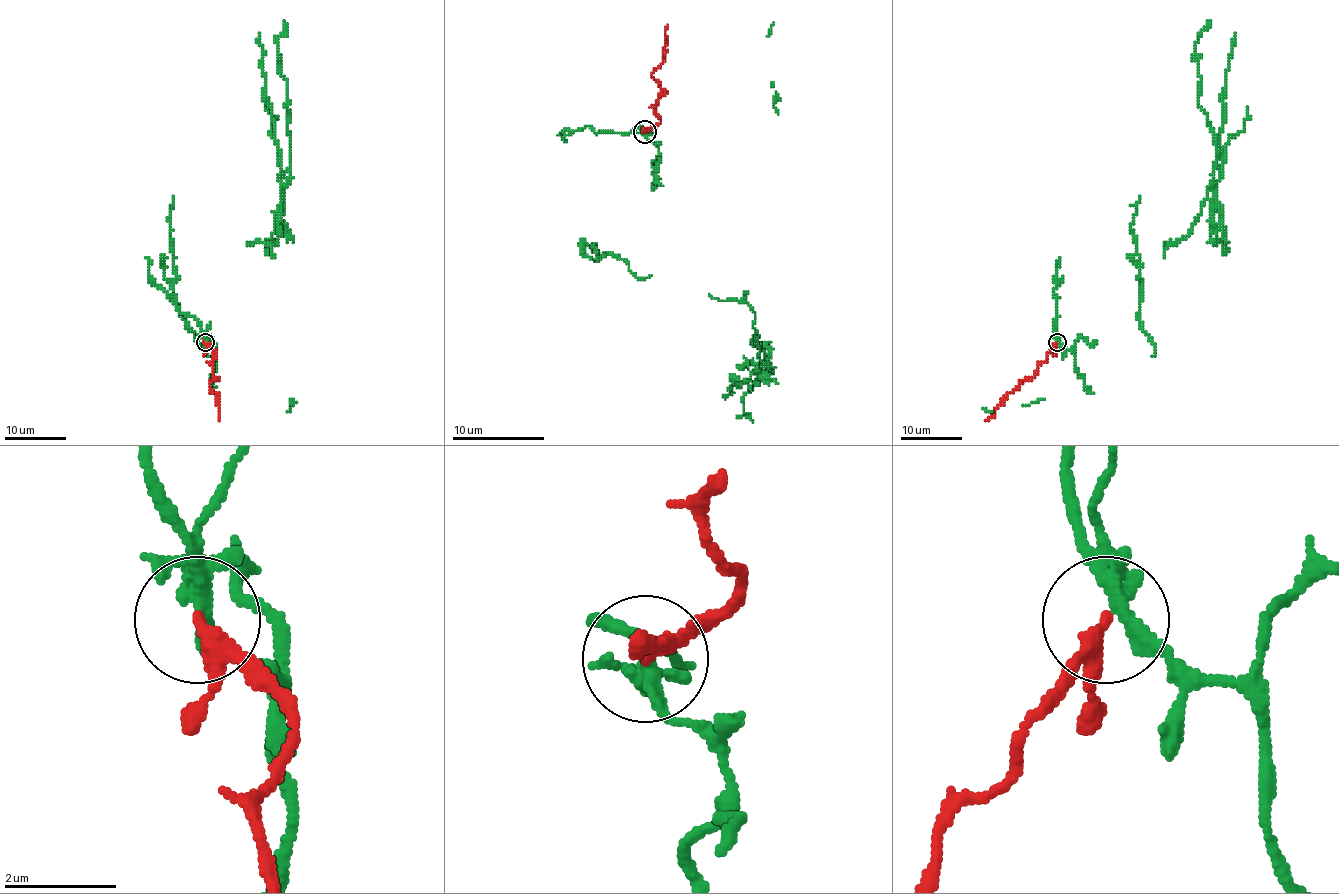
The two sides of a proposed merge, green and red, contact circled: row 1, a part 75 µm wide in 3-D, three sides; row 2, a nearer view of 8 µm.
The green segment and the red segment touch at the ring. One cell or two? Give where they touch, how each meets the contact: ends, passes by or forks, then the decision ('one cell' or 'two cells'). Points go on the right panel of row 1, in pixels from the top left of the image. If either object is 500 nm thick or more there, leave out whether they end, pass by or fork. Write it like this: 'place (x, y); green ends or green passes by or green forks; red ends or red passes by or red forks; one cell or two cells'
place (1057, 342); green forks; red passes by; two cells

